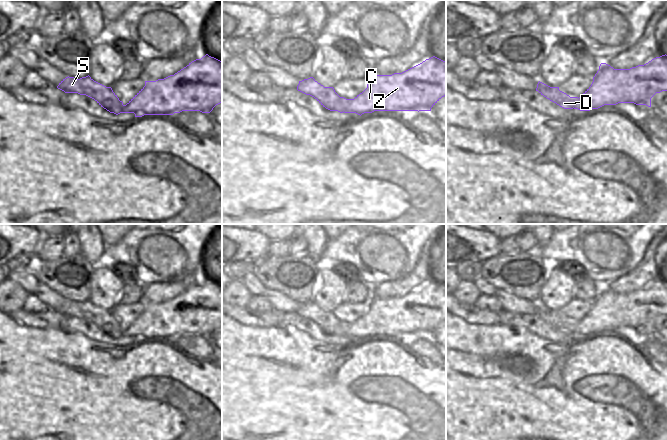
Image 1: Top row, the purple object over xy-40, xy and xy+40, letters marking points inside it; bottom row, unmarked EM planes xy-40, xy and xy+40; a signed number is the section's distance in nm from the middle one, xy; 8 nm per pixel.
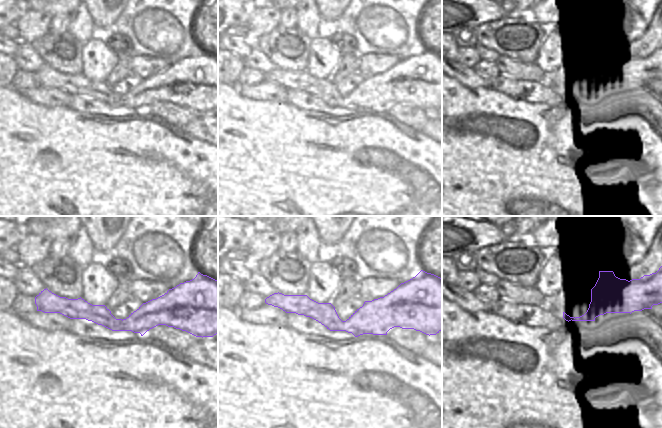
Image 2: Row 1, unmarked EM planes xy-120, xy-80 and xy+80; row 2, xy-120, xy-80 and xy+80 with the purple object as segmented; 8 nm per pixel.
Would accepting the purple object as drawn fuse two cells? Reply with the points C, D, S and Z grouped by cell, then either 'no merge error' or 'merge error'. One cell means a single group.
C D S Z; no merge error

